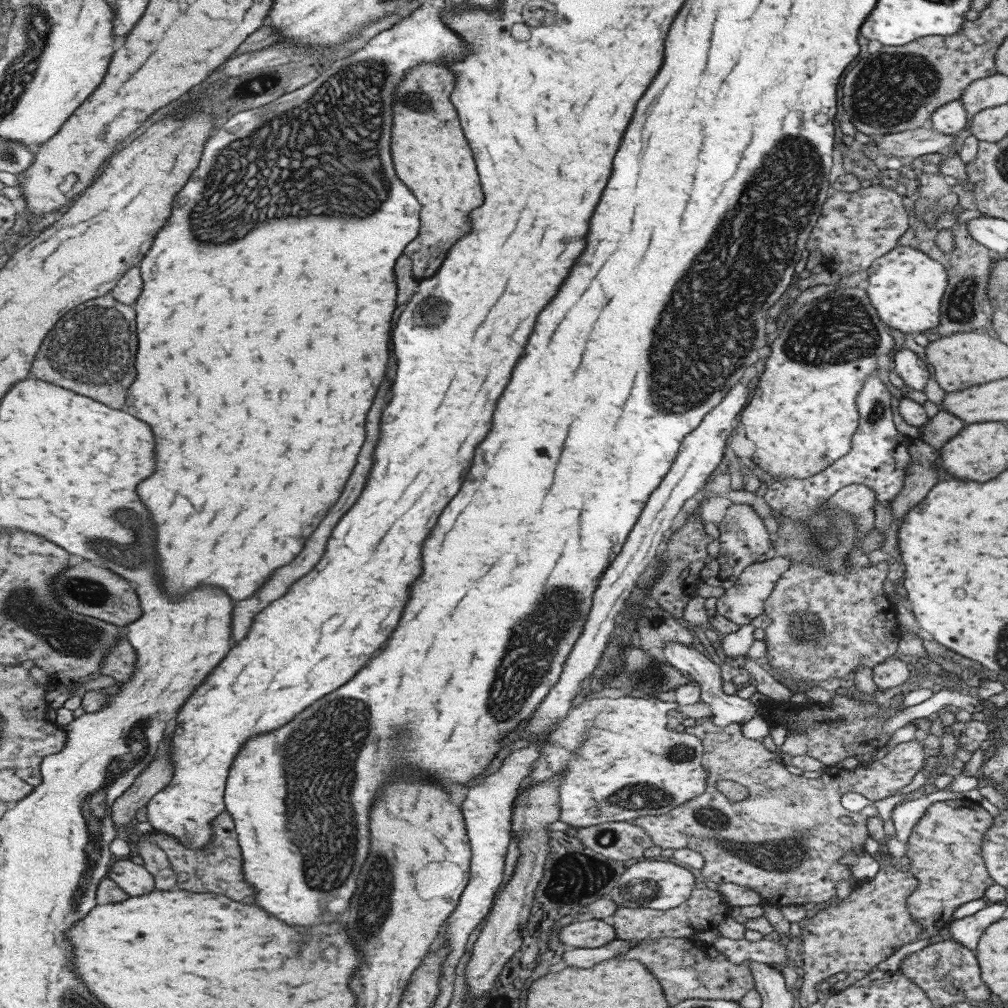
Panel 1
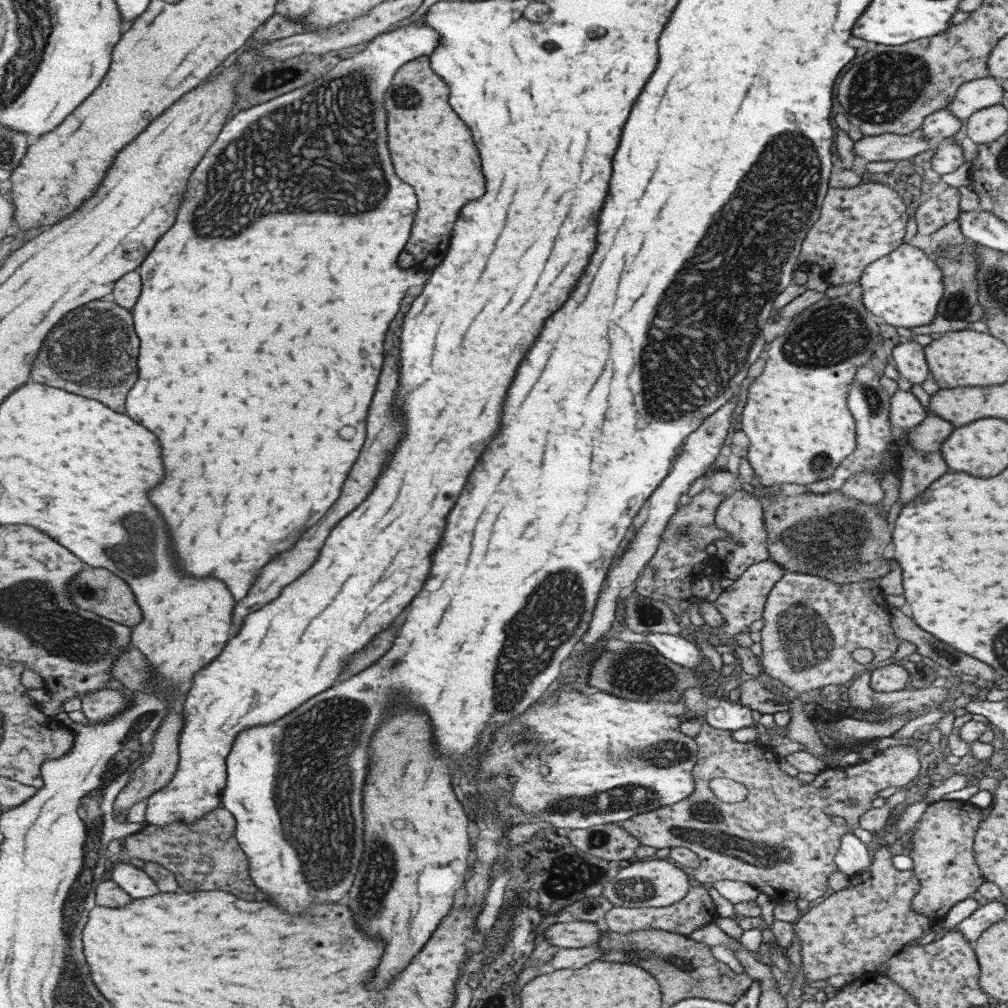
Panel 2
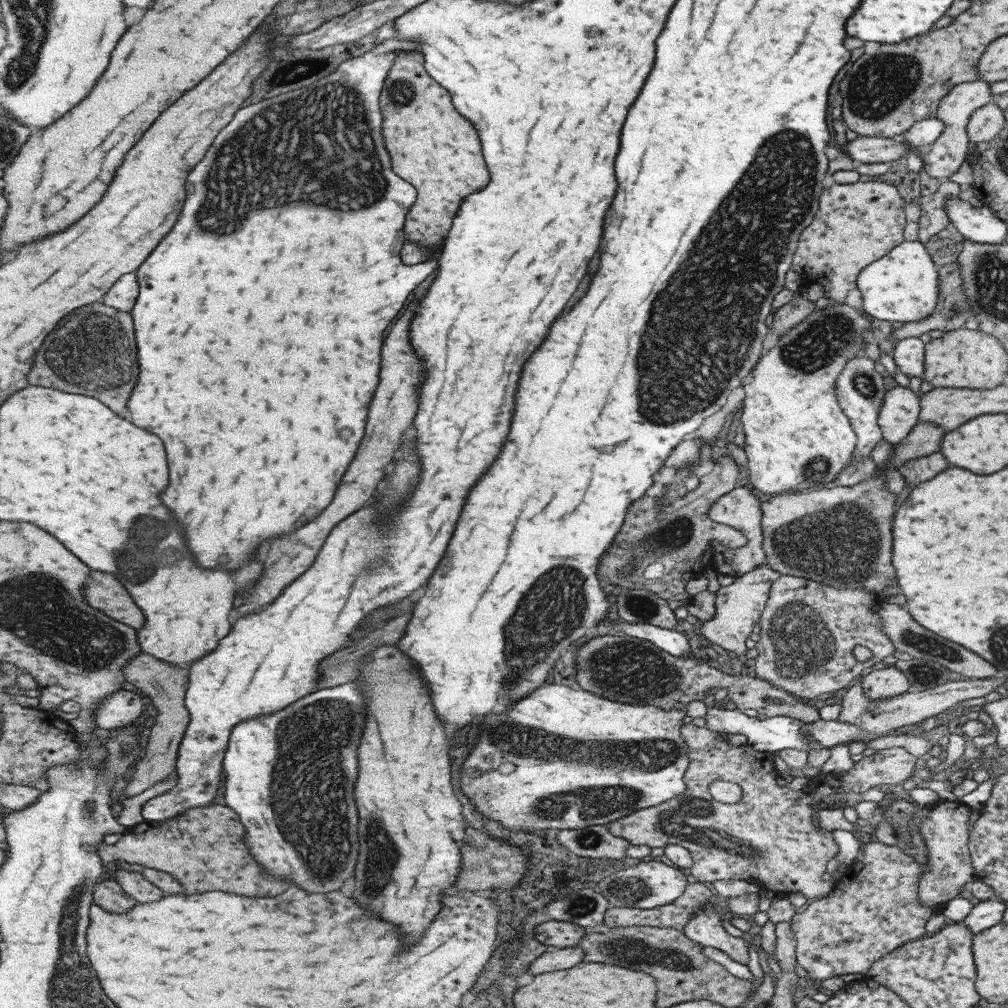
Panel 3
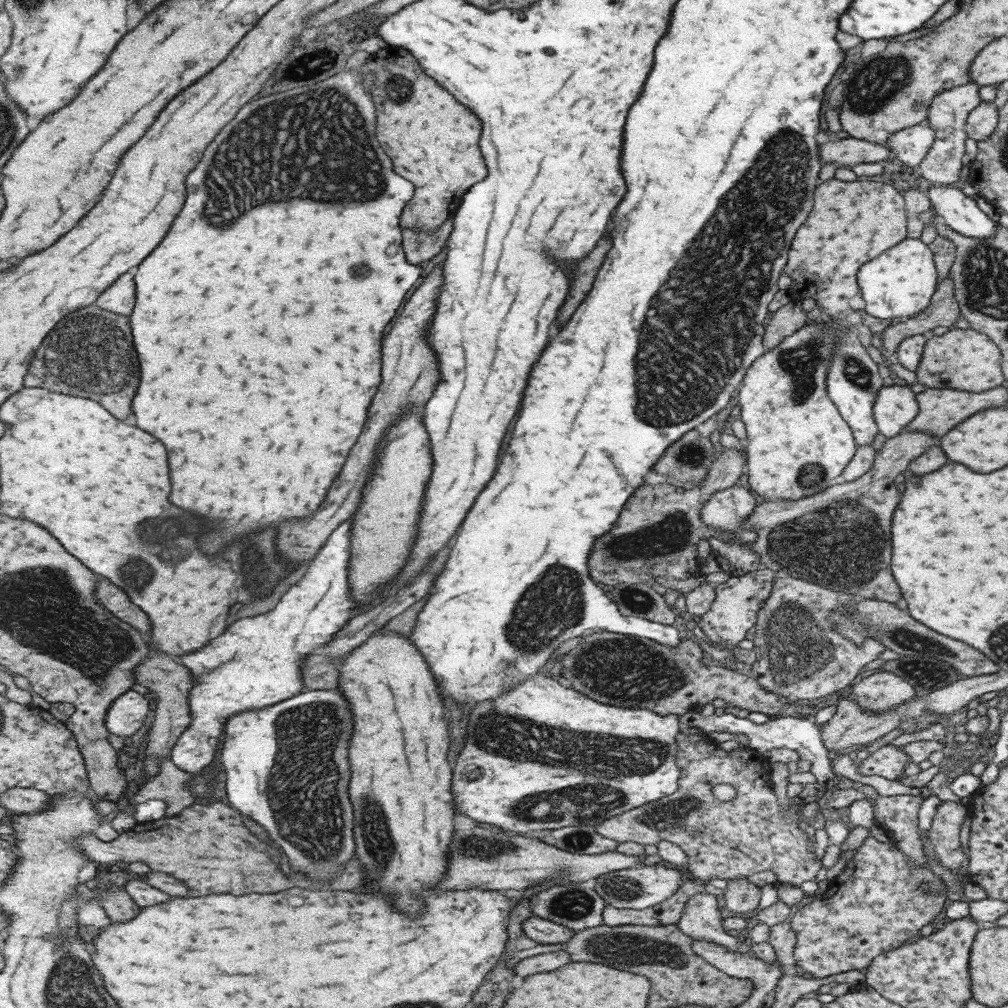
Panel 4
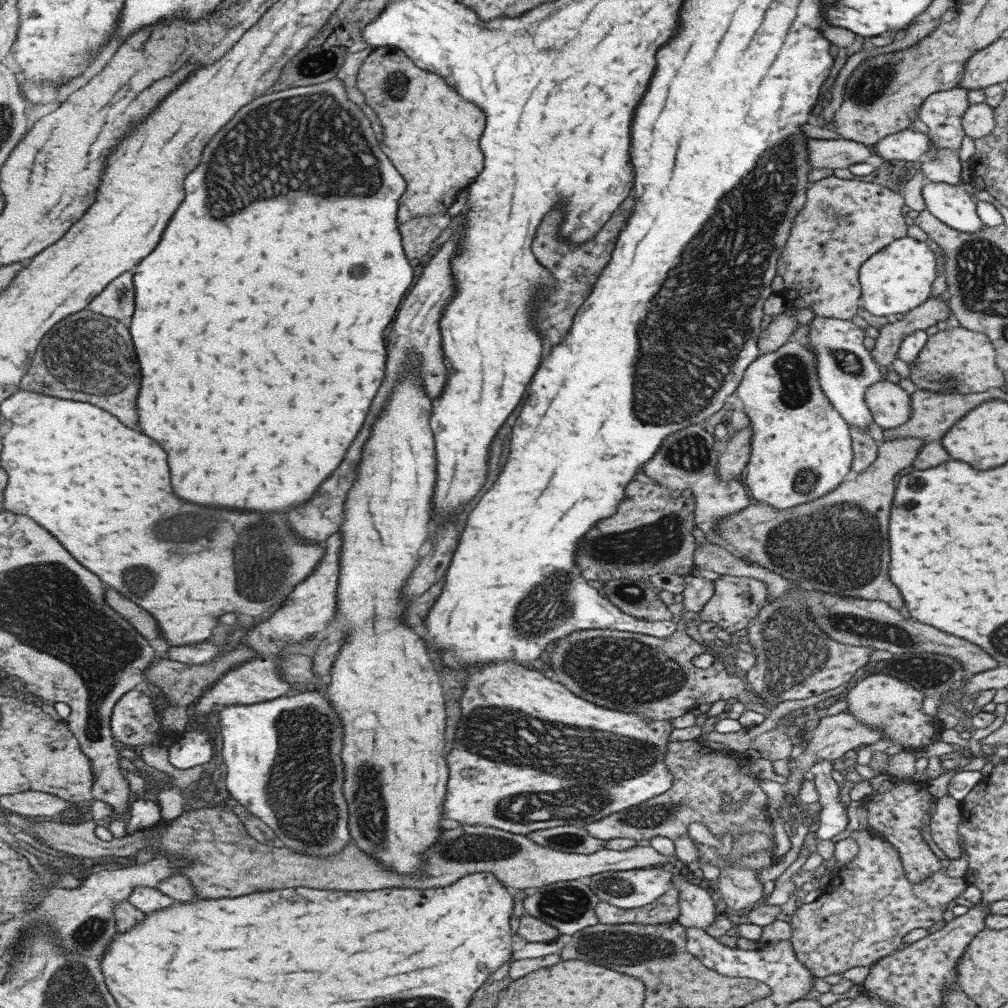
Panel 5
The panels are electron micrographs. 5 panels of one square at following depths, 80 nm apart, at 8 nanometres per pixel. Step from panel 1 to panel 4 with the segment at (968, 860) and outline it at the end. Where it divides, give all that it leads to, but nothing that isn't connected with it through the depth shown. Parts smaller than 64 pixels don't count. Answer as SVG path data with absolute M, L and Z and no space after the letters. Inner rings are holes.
M941 801L937 806L926 838L933 845L933 850L939 858L939 864L952 870L956 877L966 874L968 856L963 853L959 845L959 828L963 818L968 814L959 801Z

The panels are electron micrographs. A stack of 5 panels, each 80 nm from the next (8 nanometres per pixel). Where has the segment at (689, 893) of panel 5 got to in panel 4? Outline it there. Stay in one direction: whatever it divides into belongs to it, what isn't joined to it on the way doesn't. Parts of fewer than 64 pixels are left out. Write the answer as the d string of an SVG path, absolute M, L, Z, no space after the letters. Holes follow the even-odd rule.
M697 893L689 896L683 912L676 924L683 934L692 939L714 942L729 952L738 952L737 939L727 935L722 928L723 917L717 910L715 895Z

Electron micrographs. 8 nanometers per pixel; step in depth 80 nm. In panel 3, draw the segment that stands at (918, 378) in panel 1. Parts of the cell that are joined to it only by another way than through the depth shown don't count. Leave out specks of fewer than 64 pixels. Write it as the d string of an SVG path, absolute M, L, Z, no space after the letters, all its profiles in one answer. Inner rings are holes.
M910 337L896 341L893 346L890 355L901 373L920 378L923 374L923 342L917 337Z

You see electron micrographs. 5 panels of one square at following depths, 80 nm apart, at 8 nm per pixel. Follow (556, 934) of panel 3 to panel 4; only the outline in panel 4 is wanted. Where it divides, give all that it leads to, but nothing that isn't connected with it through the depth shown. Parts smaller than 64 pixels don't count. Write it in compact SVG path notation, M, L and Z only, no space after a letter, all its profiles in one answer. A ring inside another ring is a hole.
M533 914L522 924L523 933L538 944L565 944L571 940L577 930L542 919Z

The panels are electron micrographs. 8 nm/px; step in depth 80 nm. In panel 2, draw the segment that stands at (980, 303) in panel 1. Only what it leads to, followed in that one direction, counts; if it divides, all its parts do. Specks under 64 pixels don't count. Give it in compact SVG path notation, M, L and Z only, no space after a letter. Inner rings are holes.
M965 238L961 253L953 259L937 258L935 264L941 271L943 294L936 308L935 316L931 319L929 326L919 326L910 330L911 334L930 335L931 333L949 333L971 328L976 320L984 319L981 307L977 304L977 287L975 282L975 271L977 270L977 257L974 248L977 244Z

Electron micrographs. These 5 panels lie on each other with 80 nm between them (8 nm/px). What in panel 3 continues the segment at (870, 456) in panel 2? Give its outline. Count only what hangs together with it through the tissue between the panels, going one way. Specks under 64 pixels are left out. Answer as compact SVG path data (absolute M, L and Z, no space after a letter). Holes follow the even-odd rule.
M864 354L853 355L842 366L842 369L836 376L834 382L835 398L837 399L837 404L841 412L847 417L852 431L856 436L852 457L849 459L847 465L843 467L843 470L845 470L847 466L853 466L853 464L855 464L854 462L858 462L861 457L870 457L869 452L871 452L873 446L881 440L881 431L876 418L885 391L882 377L875 371L875 364L871 359L865 357Z

